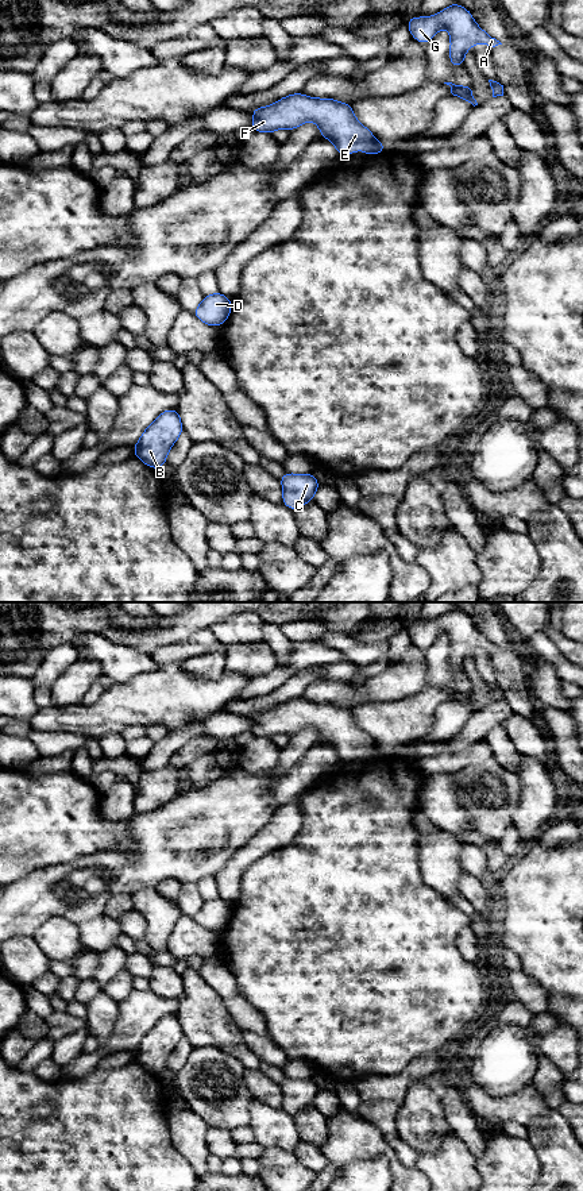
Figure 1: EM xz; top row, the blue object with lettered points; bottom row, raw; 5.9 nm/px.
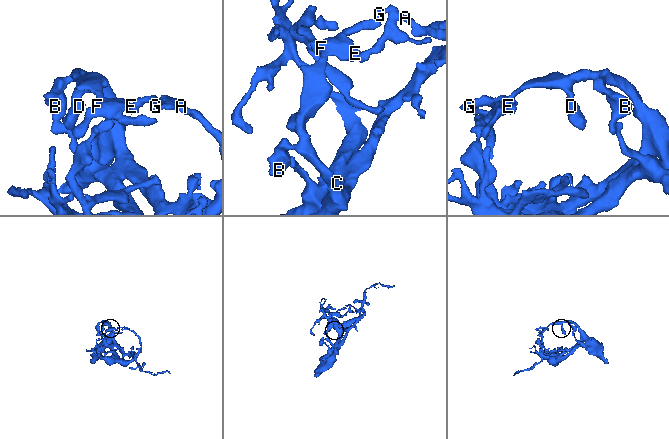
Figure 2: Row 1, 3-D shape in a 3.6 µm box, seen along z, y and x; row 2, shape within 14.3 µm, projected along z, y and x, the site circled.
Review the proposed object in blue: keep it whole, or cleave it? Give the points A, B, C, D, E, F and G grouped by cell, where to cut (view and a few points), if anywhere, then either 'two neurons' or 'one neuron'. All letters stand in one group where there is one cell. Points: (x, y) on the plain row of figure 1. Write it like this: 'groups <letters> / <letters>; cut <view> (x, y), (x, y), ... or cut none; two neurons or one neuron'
groups A B G / C D E F; cut xz (374, 743), (363, 754); two neurons

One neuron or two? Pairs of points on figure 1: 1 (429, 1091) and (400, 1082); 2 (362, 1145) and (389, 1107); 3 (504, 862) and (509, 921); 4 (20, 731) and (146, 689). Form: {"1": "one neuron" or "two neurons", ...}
{"1": "two neurons", "2": "two neurons", "3": "two neurons", "4": "two neurons"}

